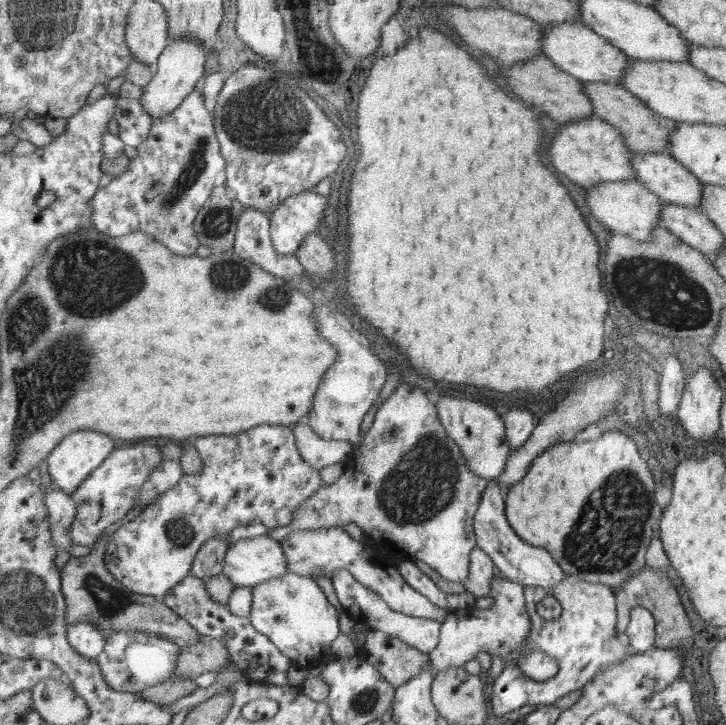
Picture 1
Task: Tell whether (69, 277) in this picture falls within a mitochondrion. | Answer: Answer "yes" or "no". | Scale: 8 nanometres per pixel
yes

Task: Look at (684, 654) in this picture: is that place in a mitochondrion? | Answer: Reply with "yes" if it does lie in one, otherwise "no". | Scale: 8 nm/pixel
no

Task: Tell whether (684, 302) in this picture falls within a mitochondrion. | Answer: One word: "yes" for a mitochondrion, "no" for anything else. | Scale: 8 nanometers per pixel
yes

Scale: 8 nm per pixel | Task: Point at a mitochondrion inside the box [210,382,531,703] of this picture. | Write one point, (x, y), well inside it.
(422, 484)

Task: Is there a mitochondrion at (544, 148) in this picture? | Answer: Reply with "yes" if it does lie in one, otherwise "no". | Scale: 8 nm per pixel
no

